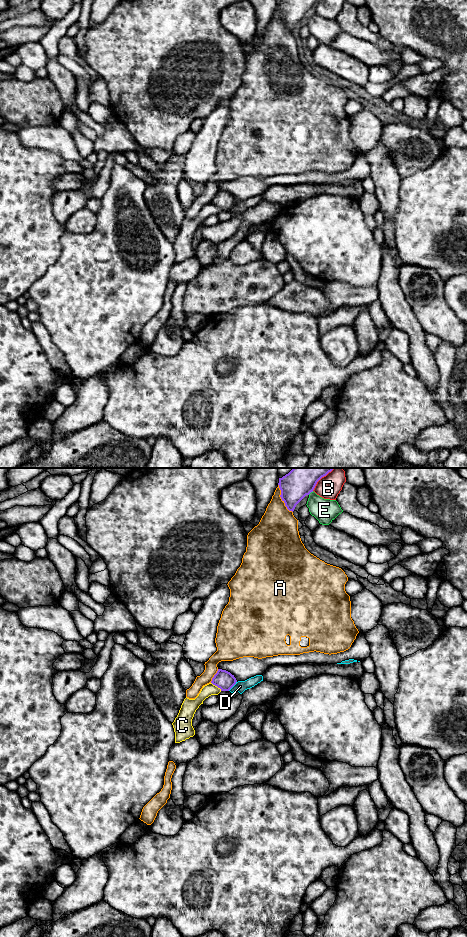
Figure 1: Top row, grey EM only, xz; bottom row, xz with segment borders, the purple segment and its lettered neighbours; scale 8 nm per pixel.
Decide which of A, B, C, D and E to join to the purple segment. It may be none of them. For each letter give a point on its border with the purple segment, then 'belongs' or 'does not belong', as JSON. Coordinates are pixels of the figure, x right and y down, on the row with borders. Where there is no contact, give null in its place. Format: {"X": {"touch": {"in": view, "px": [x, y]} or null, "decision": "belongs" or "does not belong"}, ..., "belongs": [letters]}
{"A": {"touch": {"in": "xz", "px": [281, 498]}, "decision": "does not belong"}, "B": {"touch": {"in": "xz", "px": [321, 477]}, "decision": "does not belong"}, "C": {"touch": {"in": "xz", "px": [216, 685]}, "decision": "does not belong"}, "D": {"touch": {"in": "xz", "px": [232, 686]}, "decision": "does not belong"}, "E": {"touch": {"in": "xz", "px": [310, 492]}, "decision": "does not belong"}, "belongs": []}

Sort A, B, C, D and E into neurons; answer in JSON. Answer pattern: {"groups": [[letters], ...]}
{"groups": [["A"], ["B"], ["C", "D"], ["E"]]}

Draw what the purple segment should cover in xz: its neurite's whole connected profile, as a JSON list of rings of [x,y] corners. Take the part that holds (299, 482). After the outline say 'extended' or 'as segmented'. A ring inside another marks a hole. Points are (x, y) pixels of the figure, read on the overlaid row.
[[[293,468],[288,474],[279,478],[281,499],[289,511],[313,492],[317,482],[334,468]]]; as segmented

